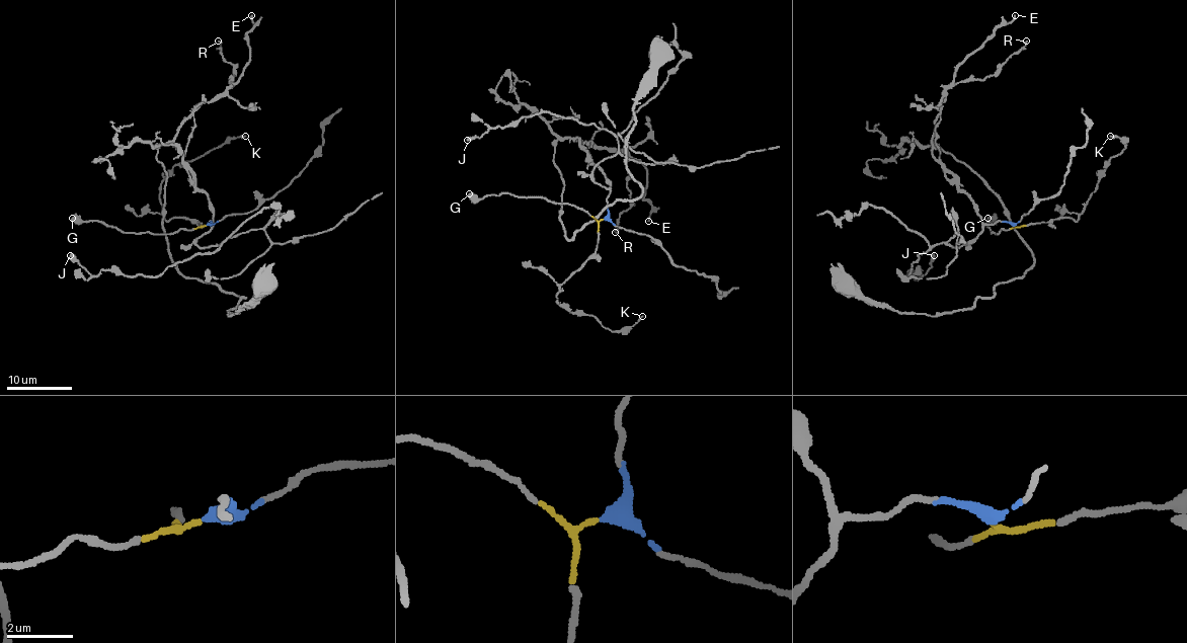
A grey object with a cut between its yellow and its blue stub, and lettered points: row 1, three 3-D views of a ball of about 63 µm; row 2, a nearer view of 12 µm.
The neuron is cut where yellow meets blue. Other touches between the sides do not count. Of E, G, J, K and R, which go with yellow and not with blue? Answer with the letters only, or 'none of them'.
G, K

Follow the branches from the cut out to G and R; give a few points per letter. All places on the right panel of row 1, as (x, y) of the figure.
G: (1014, 225), (991, 233), (987, 224), (993, 221), (987, 217)
R: (1014, 225), (982, 222), (974, 203), (941, 160), (936, 136), (942, 95), (950, 86), (991, 76), (1027, 41)

